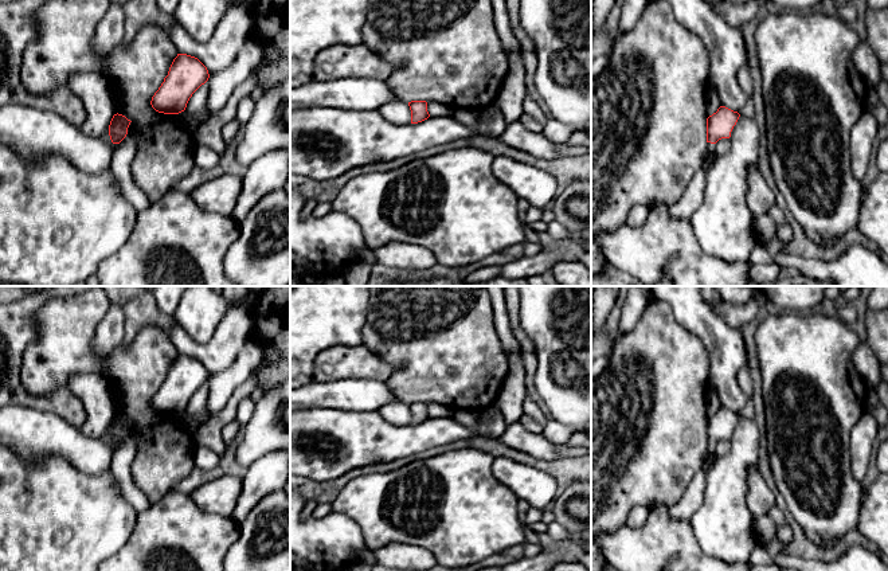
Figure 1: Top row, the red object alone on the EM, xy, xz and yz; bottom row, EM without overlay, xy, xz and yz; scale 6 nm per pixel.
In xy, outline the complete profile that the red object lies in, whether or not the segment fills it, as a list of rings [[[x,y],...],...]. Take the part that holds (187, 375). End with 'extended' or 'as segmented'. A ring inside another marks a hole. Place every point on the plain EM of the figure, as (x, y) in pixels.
[[[177,355],[168,376],[152,398],[152,408],[164,415],[185,411],[192,395],[210,379],[207,368],[195,357]]]; as segmented

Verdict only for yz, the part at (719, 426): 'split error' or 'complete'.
split error

